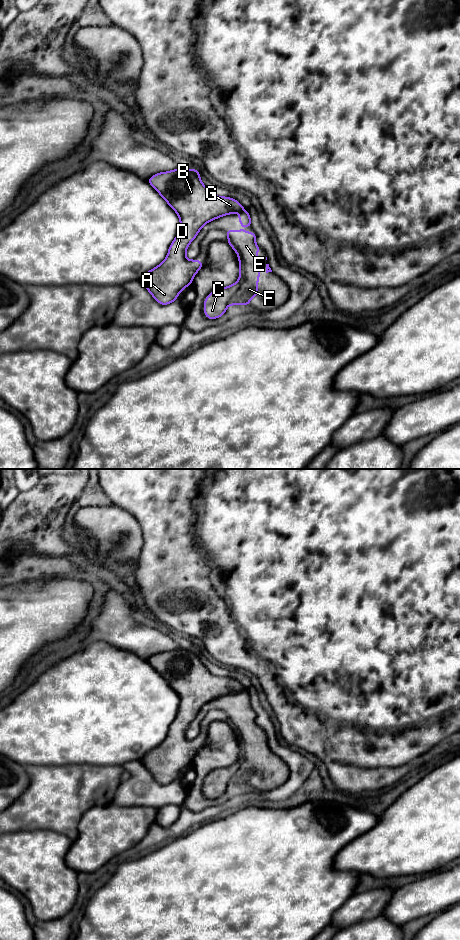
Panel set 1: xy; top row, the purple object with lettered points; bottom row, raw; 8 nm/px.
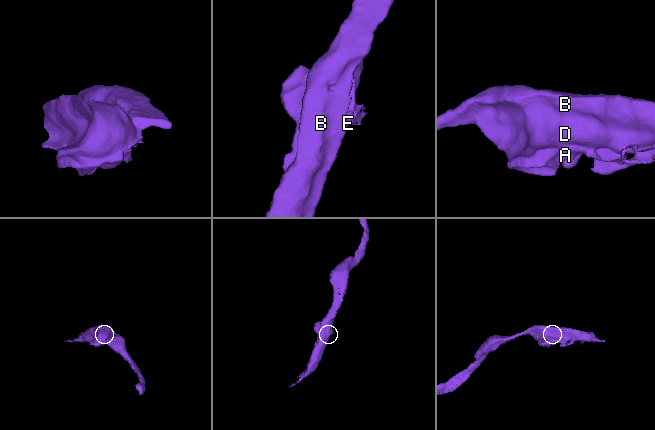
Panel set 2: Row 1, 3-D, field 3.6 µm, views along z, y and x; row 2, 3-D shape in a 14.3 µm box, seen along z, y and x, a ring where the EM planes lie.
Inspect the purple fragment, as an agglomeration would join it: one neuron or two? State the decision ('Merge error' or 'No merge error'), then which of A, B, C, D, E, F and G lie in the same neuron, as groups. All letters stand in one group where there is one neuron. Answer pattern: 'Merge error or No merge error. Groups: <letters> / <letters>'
Merge error. Groups: A B C D G / E F

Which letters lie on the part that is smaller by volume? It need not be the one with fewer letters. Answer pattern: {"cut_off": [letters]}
{"cut_off": ["E", "F"]}

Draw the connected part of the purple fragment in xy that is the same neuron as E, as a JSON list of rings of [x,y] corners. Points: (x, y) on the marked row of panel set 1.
[[[225,230],[227,242],[237,253],[239,259],[240,285],[232,295],[229,305],[250,305],[250,299],[258,296],[258,250],[255,232],[241,230]]]

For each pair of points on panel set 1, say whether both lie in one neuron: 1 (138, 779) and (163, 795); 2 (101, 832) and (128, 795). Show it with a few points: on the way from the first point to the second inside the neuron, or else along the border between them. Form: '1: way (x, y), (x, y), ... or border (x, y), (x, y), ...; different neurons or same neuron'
1: way (144, 785), (153, 794), (157, 795); same neuron
2: border (113, 802), (121, 806), (143, 807); different neurons

